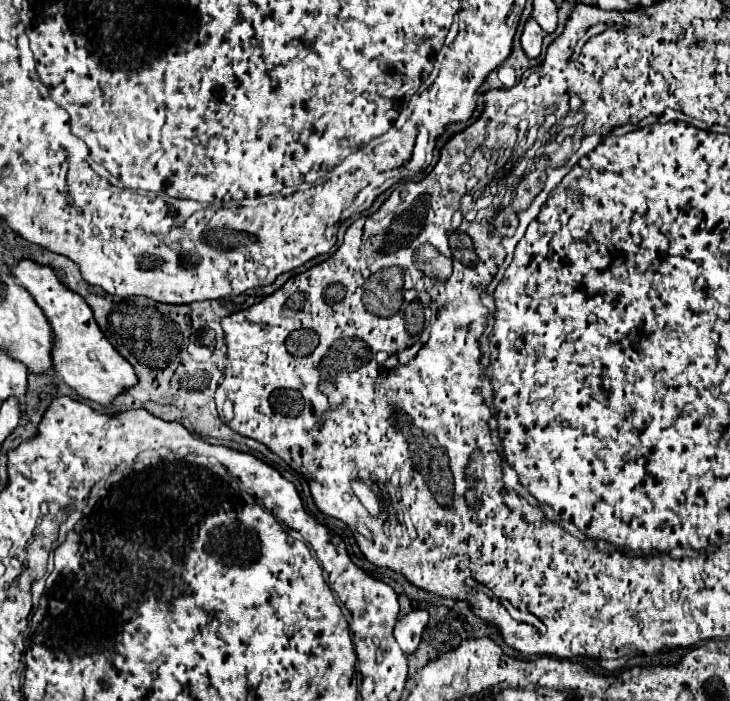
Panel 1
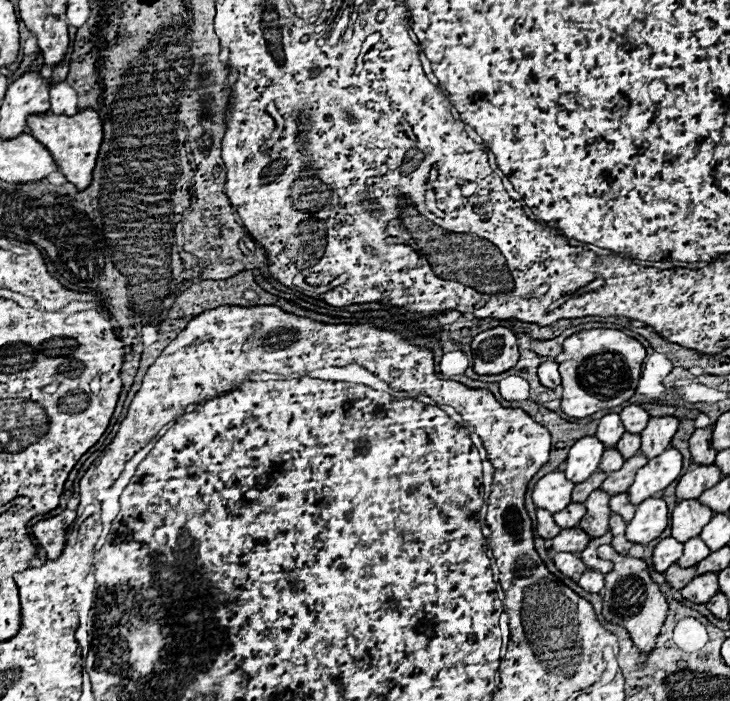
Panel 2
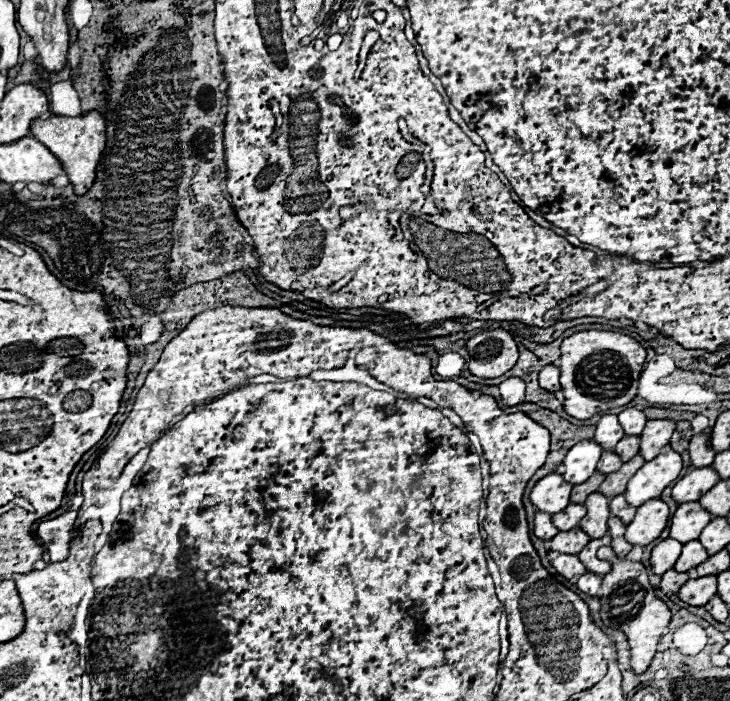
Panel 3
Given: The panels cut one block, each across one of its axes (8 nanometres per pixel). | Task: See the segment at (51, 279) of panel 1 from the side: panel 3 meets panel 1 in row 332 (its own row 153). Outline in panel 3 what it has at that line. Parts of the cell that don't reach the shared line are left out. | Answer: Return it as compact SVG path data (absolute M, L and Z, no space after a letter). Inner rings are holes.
M88 112L76 118L68 116L50 116L46 120L34 120L30 132L34 134L36 140L40 140L64 166L74 192L78 196L84 196L88 188L92 188L94 178L96 178L96 168L100 162L100 156L106 148L106 122L100 112Z

